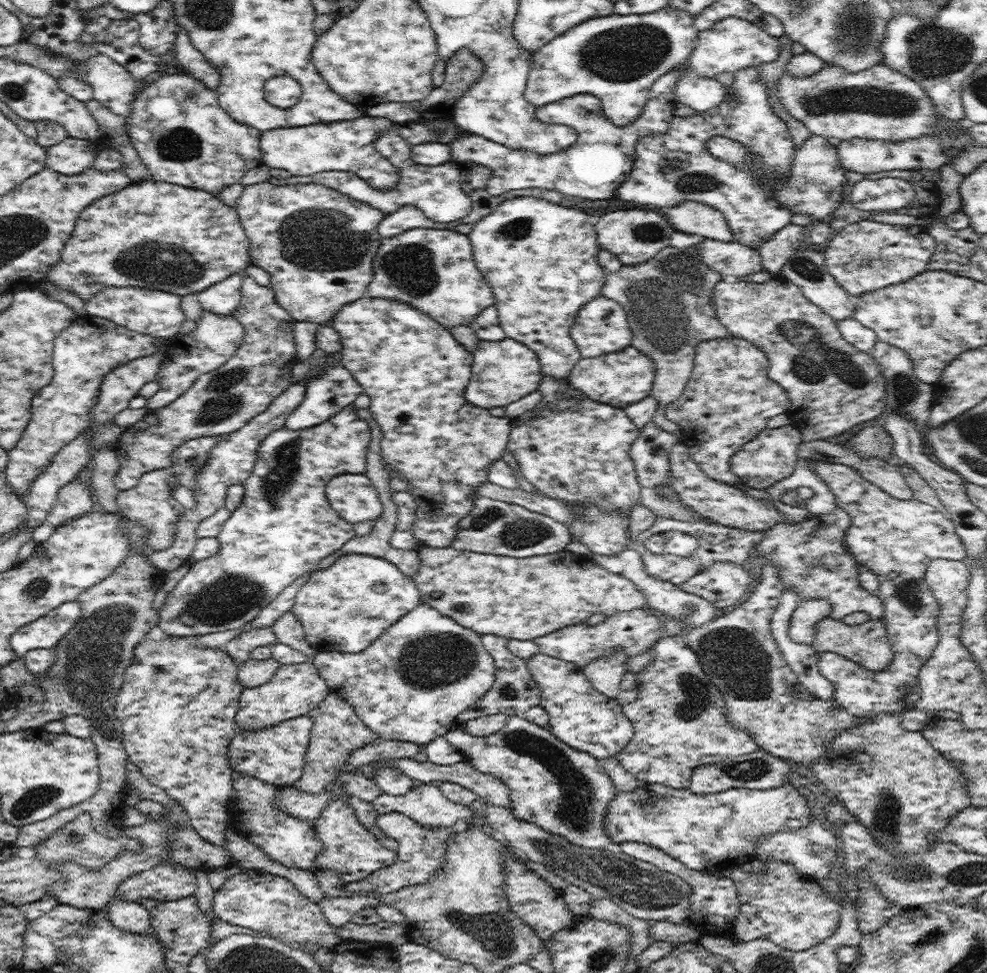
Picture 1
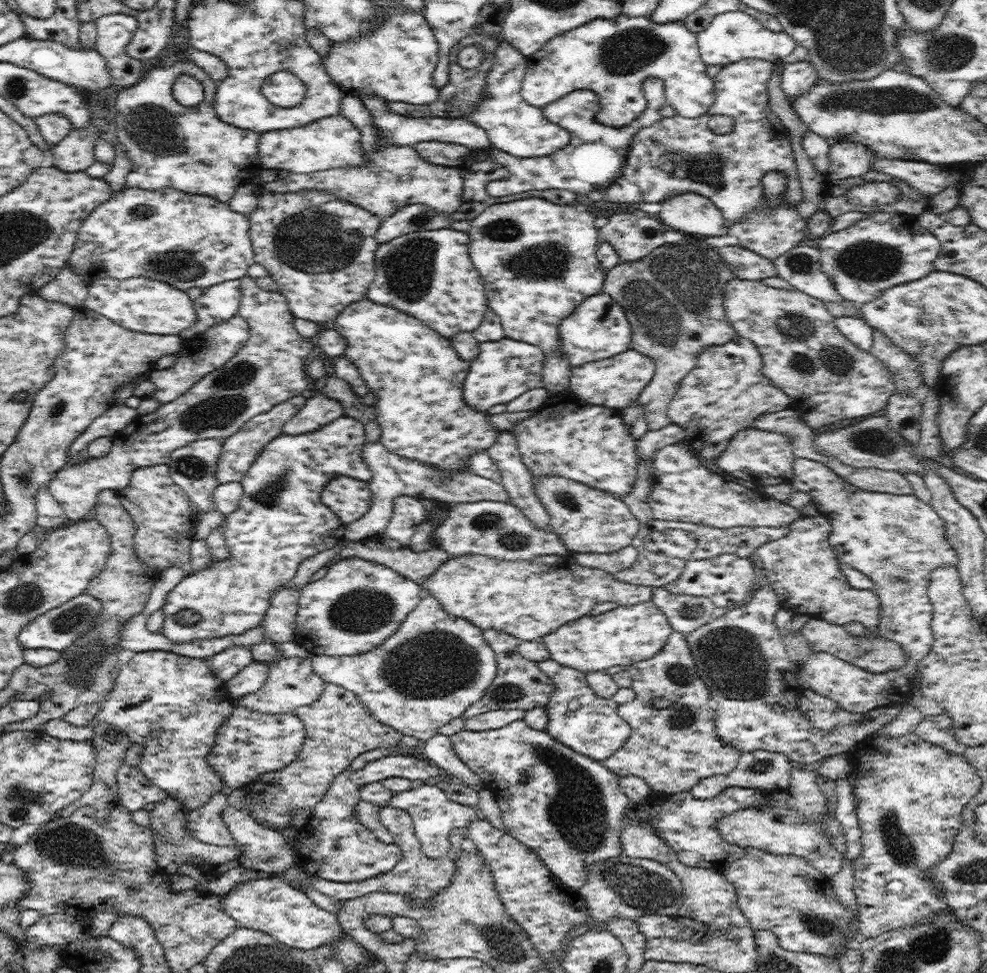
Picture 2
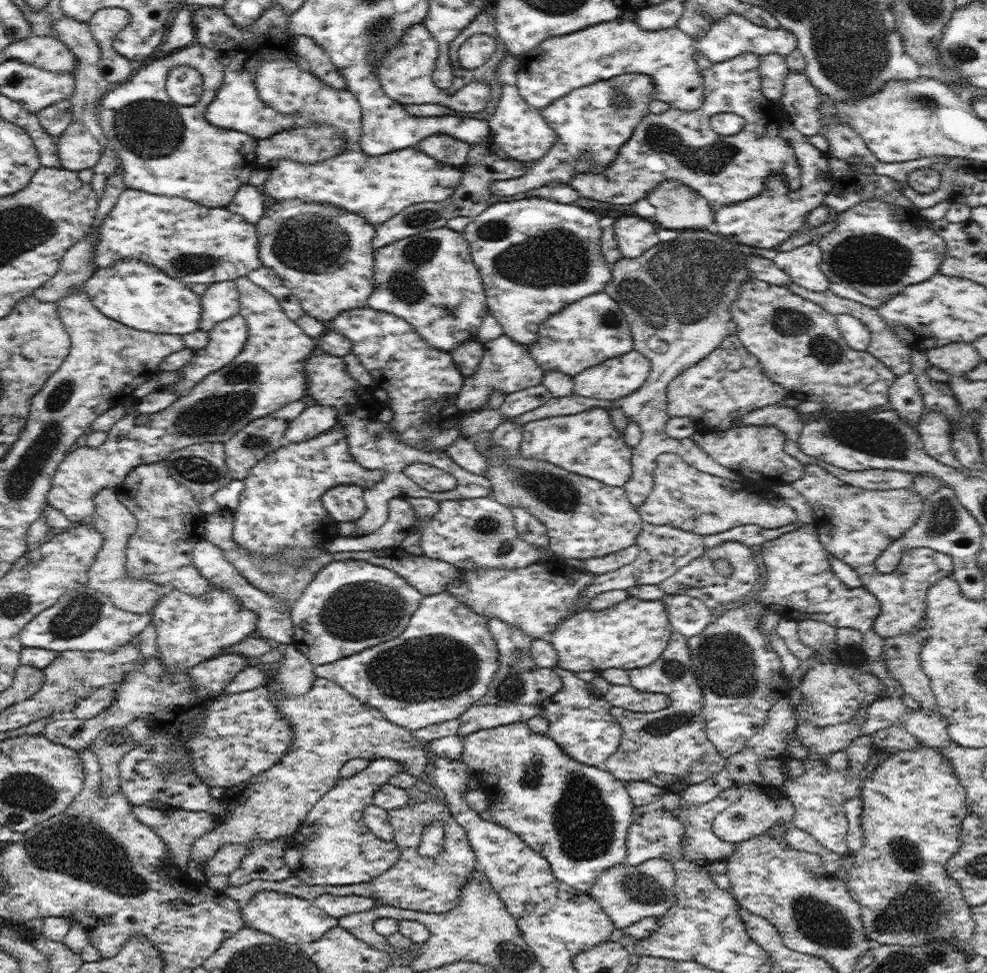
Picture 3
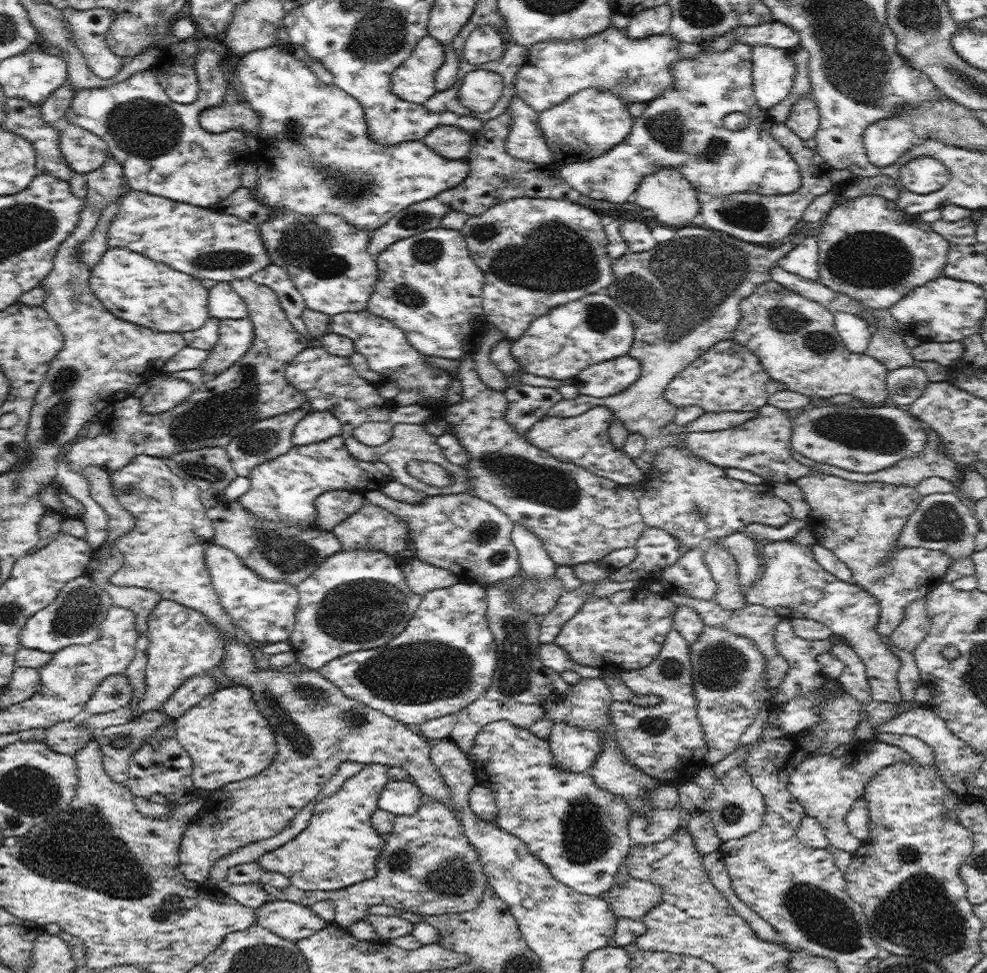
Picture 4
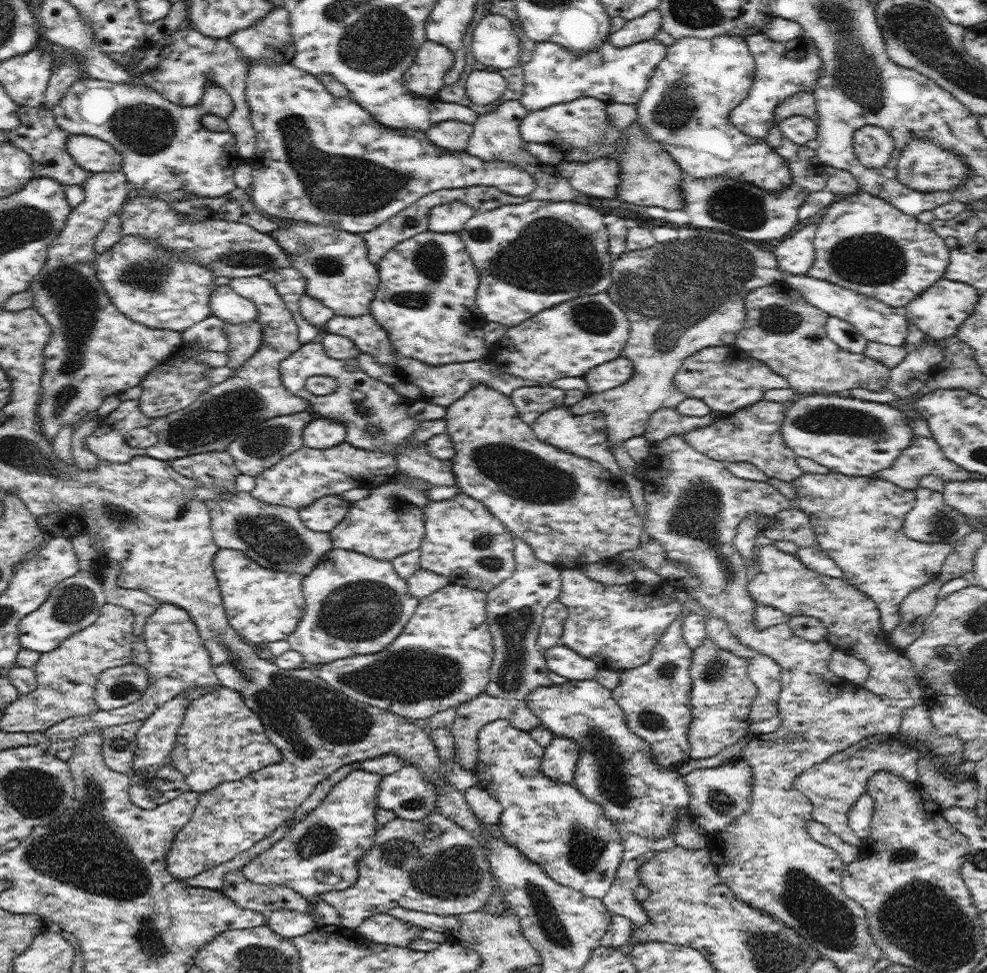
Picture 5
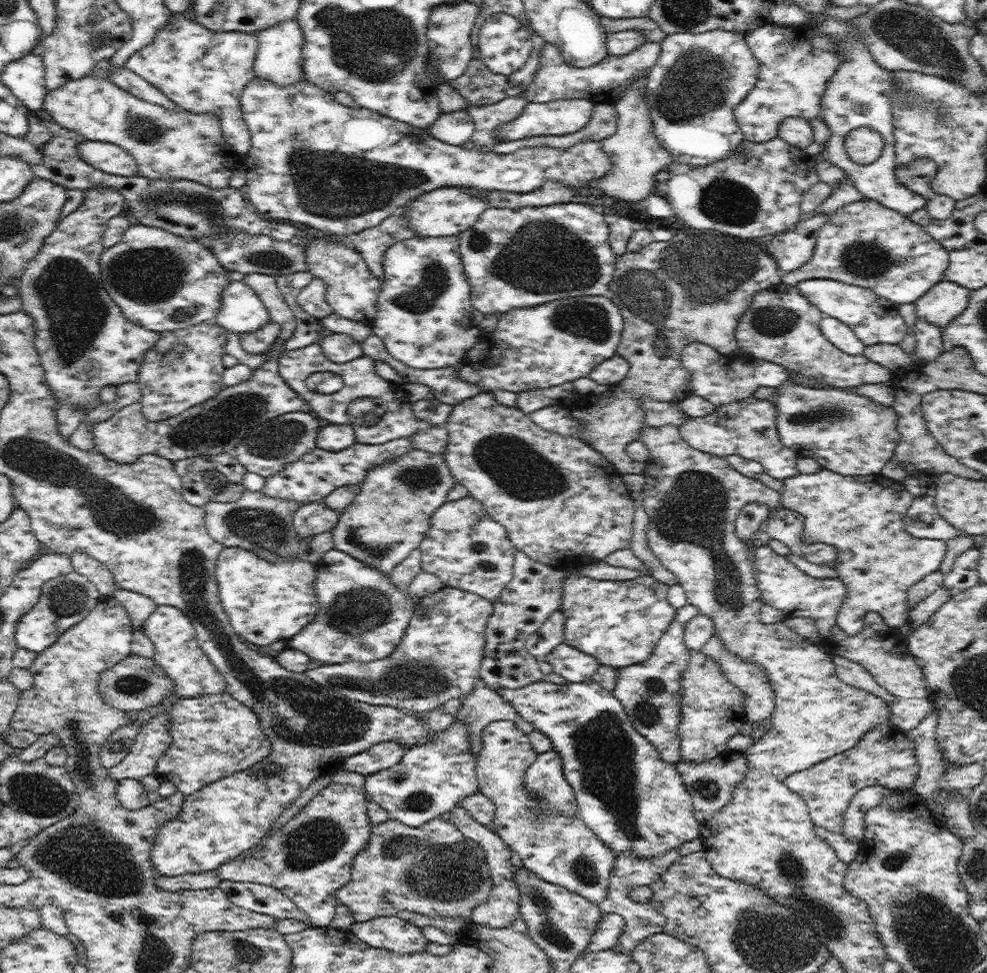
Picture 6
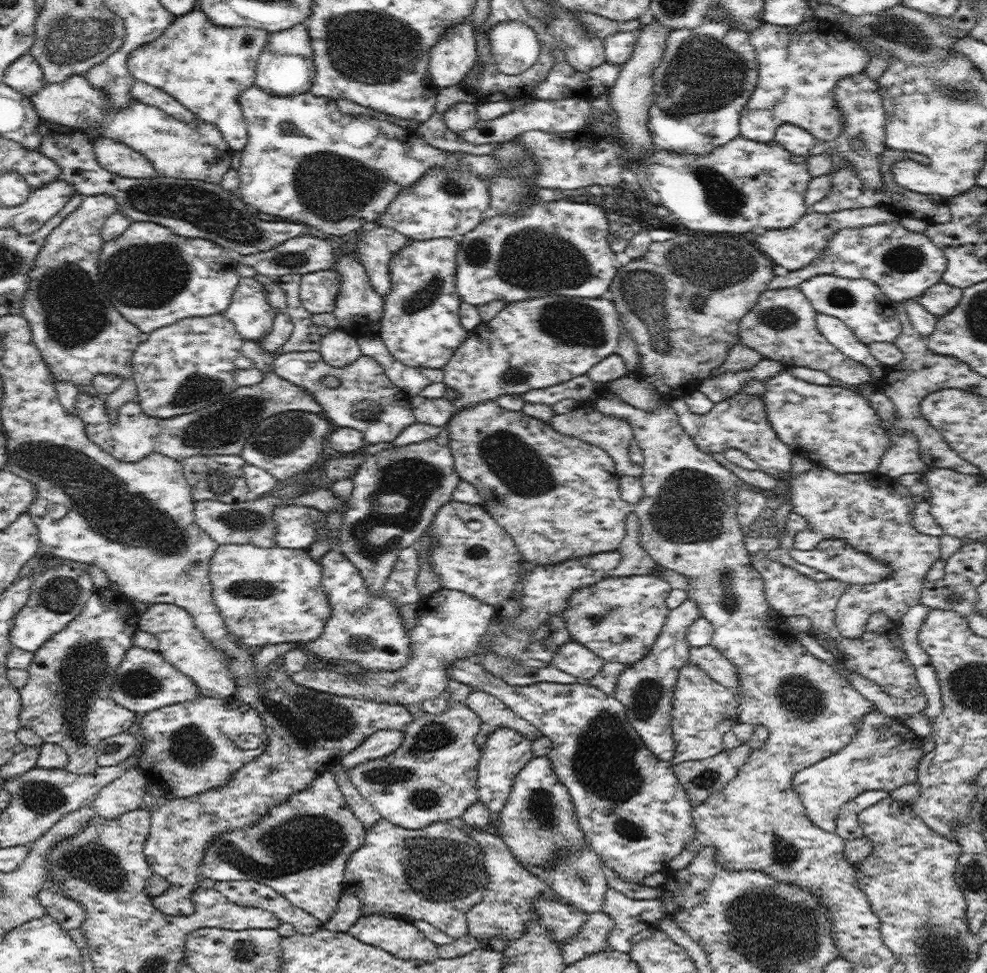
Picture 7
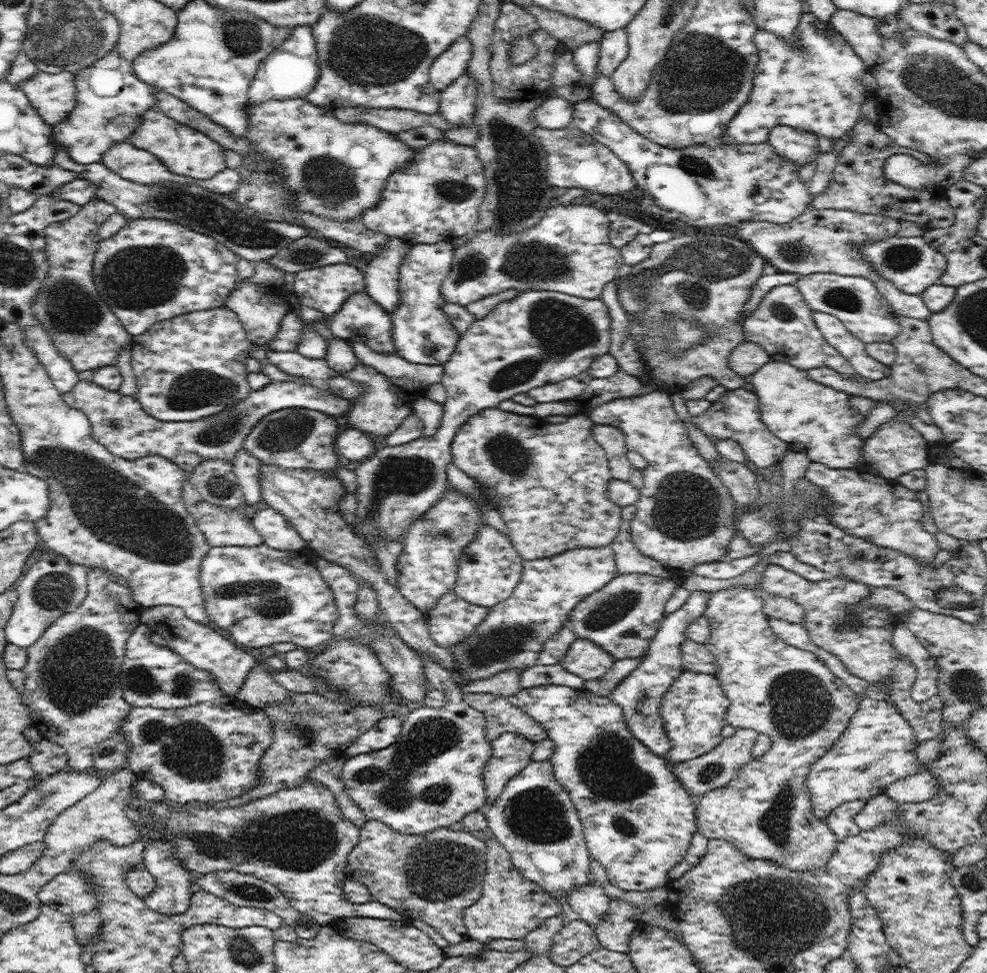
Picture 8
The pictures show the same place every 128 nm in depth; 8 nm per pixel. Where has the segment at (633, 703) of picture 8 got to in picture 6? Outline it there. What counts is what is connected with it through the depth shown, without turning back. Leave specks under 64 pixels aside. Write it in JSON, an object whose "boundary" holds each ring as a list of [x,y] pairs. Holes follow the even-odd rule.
{"boundary":[[[690,603],[677,608],[674,620],[659,638],[652,655],[639,665],[619,669],[616,686],[611,692],[623,704],[634,728],[656,748],[661,758],[669,763],[682,760],[678,738],[681,721],[680,679],[692,654],[684,642],[683,634],[688,622],[698,614],[699,610]]]}

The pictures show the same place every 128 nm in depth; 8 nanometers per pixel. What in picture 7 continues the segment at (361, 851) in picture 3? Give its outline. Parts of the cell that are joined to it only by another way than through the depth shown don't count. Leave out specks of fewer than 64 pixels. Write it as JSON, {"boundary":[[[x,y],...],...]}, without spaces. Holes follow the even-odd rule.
{"boundary":[[[324,772],[288,801],[270,807],[268,815],[250,827],[220,833],[204,849],[200,873],[215,881],[255,880],[267,884],[294,906],[328,922],[343,891],[346,863],[367,835],[339,788],[336,774]]]}

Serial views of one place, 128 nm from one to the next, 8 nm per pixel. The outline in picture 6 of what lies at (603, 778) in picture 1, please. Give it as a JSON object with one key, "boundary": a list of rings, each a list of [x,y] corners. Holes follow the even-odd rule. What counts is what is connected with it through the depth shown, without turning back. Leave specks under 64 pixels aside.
{"boundary":[[[510,720],[496,721],[488,724],[482,730],[482,750],[476,756],[476,776],[479,792],[494,802],[496,811],[490,824],[492,830],[510,847],[515,860],[528,871],[538,874],[542,880],[568,888],[570,892],[576,892],[590,900],[592,904],[600,904],[608,894],[612,867],[616,862],[616,852],[612,852],[590,828],[584,824],[579,816],[564,816],[556,810],[544,810],[540,806],[540,799],[530,795],[524,786],[524,773],[526,769],[536,761],[538,756],[532,748],[528,735]]]}

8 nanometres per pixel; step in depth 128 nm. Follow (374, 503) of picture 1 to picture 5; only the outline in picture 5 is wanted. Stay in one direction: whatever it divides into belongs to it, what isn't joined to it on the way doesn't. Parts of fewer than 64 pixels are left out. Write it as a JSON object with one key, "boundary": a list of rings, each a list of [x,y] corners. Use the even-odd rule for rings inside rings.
{"boundary":[[[341,495],[324,496],[298,509],[303,524],[312,531],[330,533],[344,519],[352,500]]]}

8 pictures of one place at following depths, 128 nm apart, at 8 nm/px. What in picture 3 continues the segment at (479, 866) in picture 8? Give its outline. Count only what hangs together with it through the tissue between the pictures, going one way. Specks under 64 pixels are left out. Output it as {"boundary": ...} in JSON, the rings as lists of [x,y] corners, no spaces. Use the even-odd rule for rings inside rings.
{"boundary":[[[426,799],[426,801],[420,801],[420,803],[413,805],[408,804],[404,808],[398,808],[398,810],[388,810],[388,818],[393,828],[392,841],[400,848],[400,857],[390,869],[368,883],[339,887],[308,886],[302,878],[291,875],[286,880],[251,880],[242,884],[242,886],[229,886],[224,890],[224,893],[230,899],[234,899],[243,905],[248,904],[252,900],[252,896],[258,894],[258,890],[262,890],[262,892],[276,890],[280,894],[292,894],[292,896],[310,901],[316,900],[320,894],[332,894],[334,896],[364,895],[365,897],[372,897],[372,900],[378,900],[380,904],[398,906],[398,908],[406,910],[406,913],[420,911],[440,914],[452,910],[460,902],[462,890],[468,884],[470,874],[478,865],[464,828],[454,820],[449,807],[441,801],[436,801],[436,799]],[[434,820],[444,822],[444,830],[446,830],[444,847],[442,847],[440,854],[428,857],[420,854],[418,846],[420,846],[424,828],[428,824],[432,824]]]}

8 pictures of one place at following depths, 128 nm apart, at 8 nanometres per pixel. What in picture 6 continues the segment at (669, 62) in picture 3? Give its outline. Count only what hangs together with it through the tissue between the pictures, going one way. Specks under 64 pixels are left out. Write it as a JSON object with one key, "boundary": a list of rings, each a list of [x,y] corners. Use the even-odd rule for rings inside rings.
{"boundary":[[[545,42],[542,48],[541,64],[535,80],[525,90],[524,98],[529,102],[546,104],[552,100],[585,99],[596,103],[615,104],[619,100],[620,93],[628,89],[633,80],[647,83],[646,79],[650,70],[656,65],[656,60],[661,54],[661,44],[646,42],[640,48],[627,56],[606,56],[599,64],[589,68],[575,68],[566,64],[560,50],[549,42]]]}

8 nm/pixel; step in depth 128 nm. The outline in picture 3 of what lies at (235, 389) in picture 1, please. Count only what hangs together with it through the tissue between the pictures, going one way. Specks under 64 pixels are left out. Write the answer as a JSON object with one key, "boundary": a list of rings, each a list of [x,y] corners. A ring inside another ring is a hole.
{"boundary":[[[239,276],[235,281],[240,299],[239,315],[247,324],[247,340],[242,352],[232,362],[208,374],[201,383],[192,387],[188,394],[180,395],[176,402],[172,402],[160,412],[144,414],[136,409],[134,403],[125,403],[124,417],[120,417],[120,420],[108,429],[108,437],[102,445],[86,445],[67,452],[56,469],[47,494],[47,504],[58,508],[67,520],[79,524],[84,518],[91,517],[95,511],[94,495],[106,487],[116,488],[139,464],[164,461],[171,452],[194,444],[225,443],[252,420],[268,416],[307,394],[308,378],[304,376],[304,361],[316,350],[312,337],[286,316],[277,298],[268,290],[254,284],[247,276]]]}

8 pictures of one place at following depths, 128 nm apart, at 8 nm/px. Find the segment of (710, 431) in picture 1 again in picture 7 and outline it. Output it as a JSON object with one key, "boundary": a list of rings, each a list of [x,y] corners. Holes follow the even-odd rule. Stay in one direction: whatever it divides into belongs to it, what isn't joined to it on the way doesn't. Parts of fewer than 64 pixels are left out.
{"boundary":[[[763,358],[754,368],[746,370],[746,372],[720,372],[720,374],[713,375],[712,378],[708,376],[698,384],[696,390],[717,403],[740,393],[746,381],[754,379],[766,382],[770,377],[786,368],[786,365],[778,361]]]}

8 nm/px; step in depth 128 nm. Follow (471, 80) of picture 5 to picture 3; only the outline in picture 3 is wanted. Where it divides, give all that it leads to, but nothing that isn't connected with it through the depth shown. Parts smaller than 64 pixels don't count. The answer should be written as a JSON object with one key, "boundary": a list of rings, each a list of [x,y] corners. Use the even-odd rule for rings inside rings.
{"boundary":[[[420,22],[420,24],[414,24],[414,26],[410,26],[406,30],[403,41],[395,50],[392,50],[382,59],[377,60],[375,72],[387,96],[402,105],[439,104],[448,106],[457,112],[462,111],[474,114],[484,111],[491,100],[490,85],[486,82],[472,80],[450,96],[446,89],[438,88],[433,80],[433,73],[438,58],[438,41],[430,35],[423,22]]]}

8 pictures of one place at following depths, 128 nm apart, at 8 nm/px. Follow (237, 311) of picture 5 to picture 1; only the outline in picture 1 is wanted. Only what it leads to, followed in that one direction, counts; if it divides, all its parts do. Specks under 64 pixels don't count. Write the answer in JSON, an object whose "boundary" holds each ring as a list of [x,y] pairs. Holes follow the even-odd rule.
{"boundary":[[[246,270],[242,274],[232,274],[226,280],[199,292],[197,298],[203,311],[219,316],[233,315],[240,304],[242,284],[246,276],[249,276]]]}

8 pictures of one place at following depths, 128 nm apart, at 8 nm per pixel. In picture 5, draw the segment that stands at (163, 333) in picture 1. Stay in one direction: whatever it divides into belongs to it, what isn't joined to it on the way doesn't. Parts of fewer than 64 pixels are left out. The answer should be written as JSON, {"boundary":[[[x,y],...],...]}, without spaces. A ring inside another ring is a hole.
{"boundary":[[[124,235],[112,248],[96,257],[95,269],[96,277],[119,312],[148,328],[184,332],[212,315],[210,296],[217,288],[214,281],[217,276],[212,269],[200,261],[184,261],[176,253],[148,243],[140,235]]]}

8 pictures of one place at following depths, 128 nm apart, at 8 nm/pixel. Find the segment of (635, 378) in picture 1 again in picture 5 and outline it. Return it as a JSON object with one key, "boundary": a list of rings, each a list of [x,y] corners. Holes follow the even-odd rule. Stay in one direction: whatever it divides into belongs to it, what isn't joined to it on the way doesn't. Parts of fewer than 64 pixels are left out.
{"boundary":[[[622,355],[614,360],[609,360],[607,363],[599,364],[584,374],[584,379],[588,383],[587,392],[609,391],[611,388],[626,383],[632,377],[633,372],[634,364]]]}

